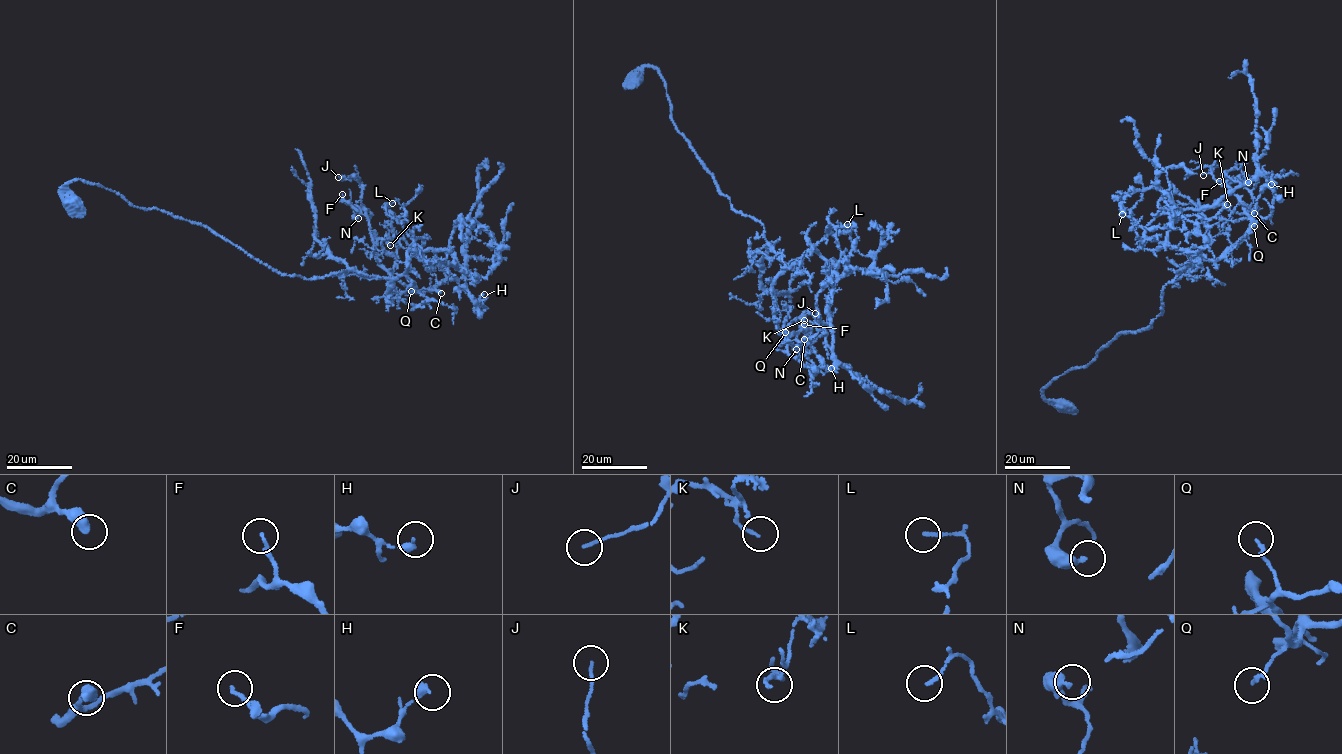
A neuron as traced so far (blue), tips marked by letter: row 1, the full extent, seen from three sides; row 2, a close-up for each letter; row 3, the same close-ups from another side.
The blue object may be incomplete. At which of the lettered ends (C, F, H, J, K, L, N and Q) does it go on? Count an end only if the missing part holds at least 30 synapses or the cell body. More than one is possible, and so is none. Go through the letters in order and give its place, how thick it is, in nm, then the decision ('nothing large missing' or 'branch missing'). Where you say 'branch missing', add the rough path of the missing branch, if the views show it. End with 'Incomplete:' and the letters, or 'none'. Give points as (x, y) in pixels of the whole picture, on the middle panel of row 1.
C: at (804, 339); 460 nm thick; nothing large missing
F: at (804, 324); 160 nm thick; nothing large missing
H: at (831, 368); 300 nm thick; nothing large missing
J: at (815, 313); 120 nm thick; nothing large missing
K: at (804, 320); 120 nm thick; nothing large missing
L: at (847, 224); 150 nm thick; nothing large missing
N: at (796, 349); 240 nm thick; nothing large missing
Q: at (785, 332); 170 nm thick; nothing large missing
Incomplete: none

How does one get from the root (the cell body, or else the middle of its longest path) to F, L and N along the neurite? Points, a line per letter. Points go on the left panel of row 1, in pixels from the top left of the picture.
F: (72, 206), (69, 183), (97, 184), (281, 274), (352, 270), (388, 279), (387, 293), (367, 217), (342, 194)
L: (72, 206), (69, 183), (97, 184), (310, 279), (405, 273), (412, 234), (405, 210), (392, 203)
N: (72, 206), (69, 183), (97, 184), (281, 274), (352, 270), (388, 279), (387, 293), (358, 218)

